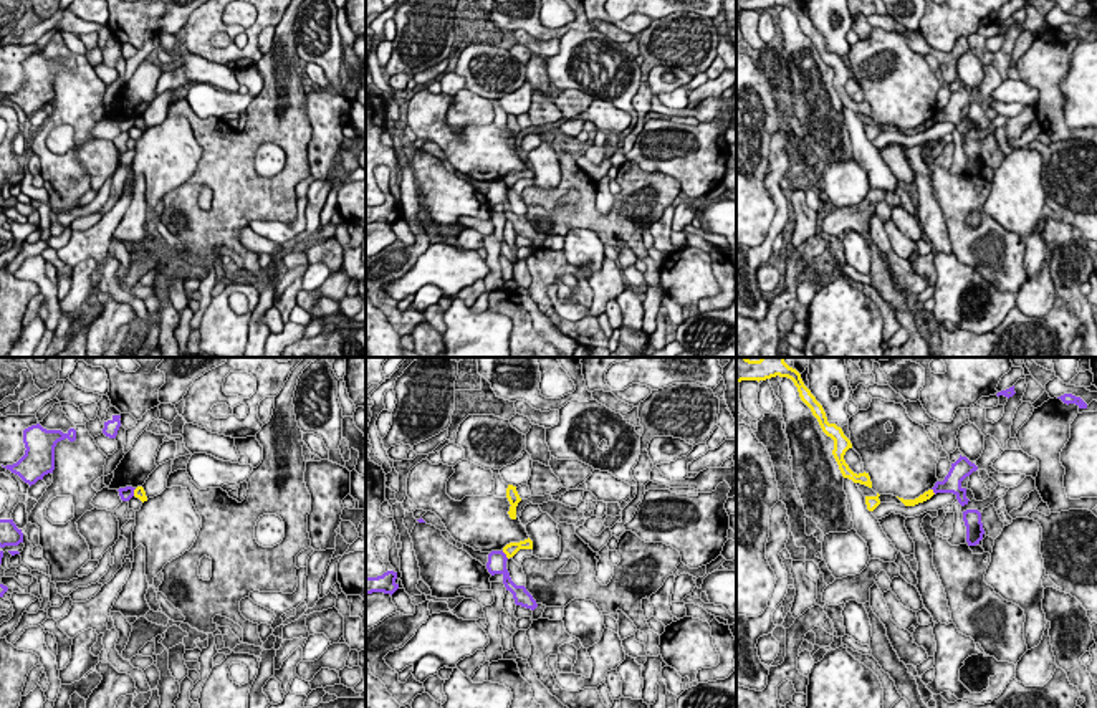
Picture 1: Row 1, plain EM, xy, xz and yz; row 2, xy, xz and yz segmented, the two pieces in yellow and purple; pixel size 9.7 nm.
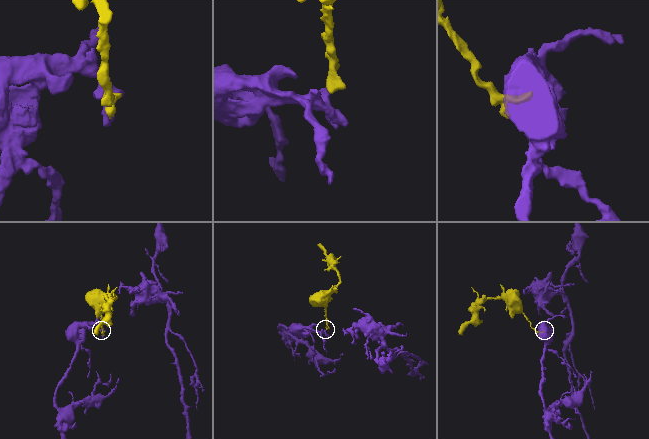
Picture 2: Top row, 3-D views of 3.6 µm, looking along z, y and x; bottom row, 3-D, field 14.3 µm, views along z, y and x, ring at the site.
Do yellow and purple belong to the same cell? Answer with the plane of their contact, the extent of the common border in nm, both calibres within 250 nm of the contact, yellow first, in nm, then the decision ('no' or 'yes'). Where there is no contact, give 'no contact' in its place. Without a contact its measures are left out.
contact in xz; length 110 nm; calibres 130 and 190 nm; no

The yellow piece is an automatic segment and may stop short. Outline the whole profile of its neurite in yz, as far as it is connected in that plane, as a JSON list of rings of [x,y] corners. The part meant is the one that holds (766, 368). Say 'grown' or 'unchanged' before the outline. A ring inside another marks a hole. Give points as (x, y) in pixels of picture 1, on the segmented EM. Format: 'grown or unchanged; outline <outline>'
unchanged; outline [[[736,357],[736,382],[741,380],[766,380],[771,377],[788,377],[798,387],[801,400],[811,409],[817,419],[822,432],[834,440],[832,455],[839,465],[844,478],[854,483],[872,488],[869,473],[854,473],[844,460],[844,455],[852,448],[850,440],[844,435],[842,428],[836,423],[829,423],[822,405],[816,400],[811,390],[804,385],[801,374],[784,362],[784,357],[761,357],[759,361],[750,361],[748,357]]]

